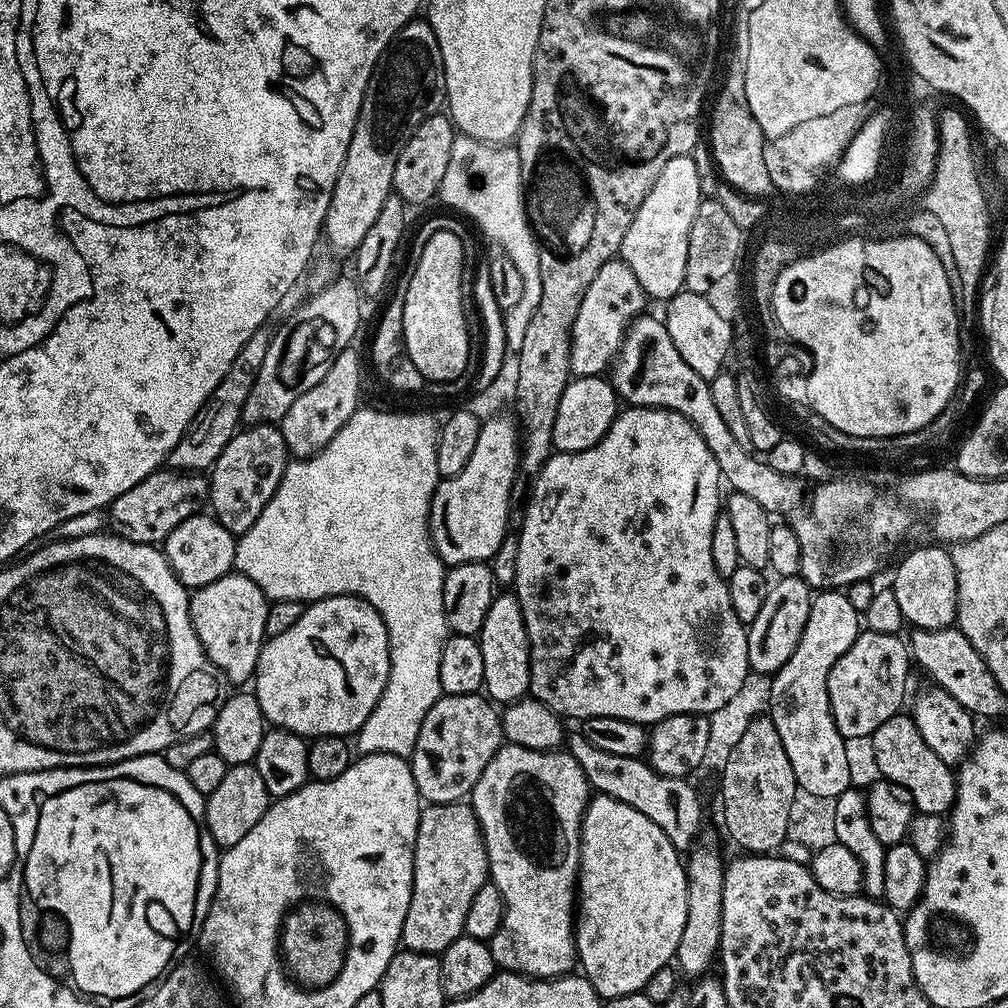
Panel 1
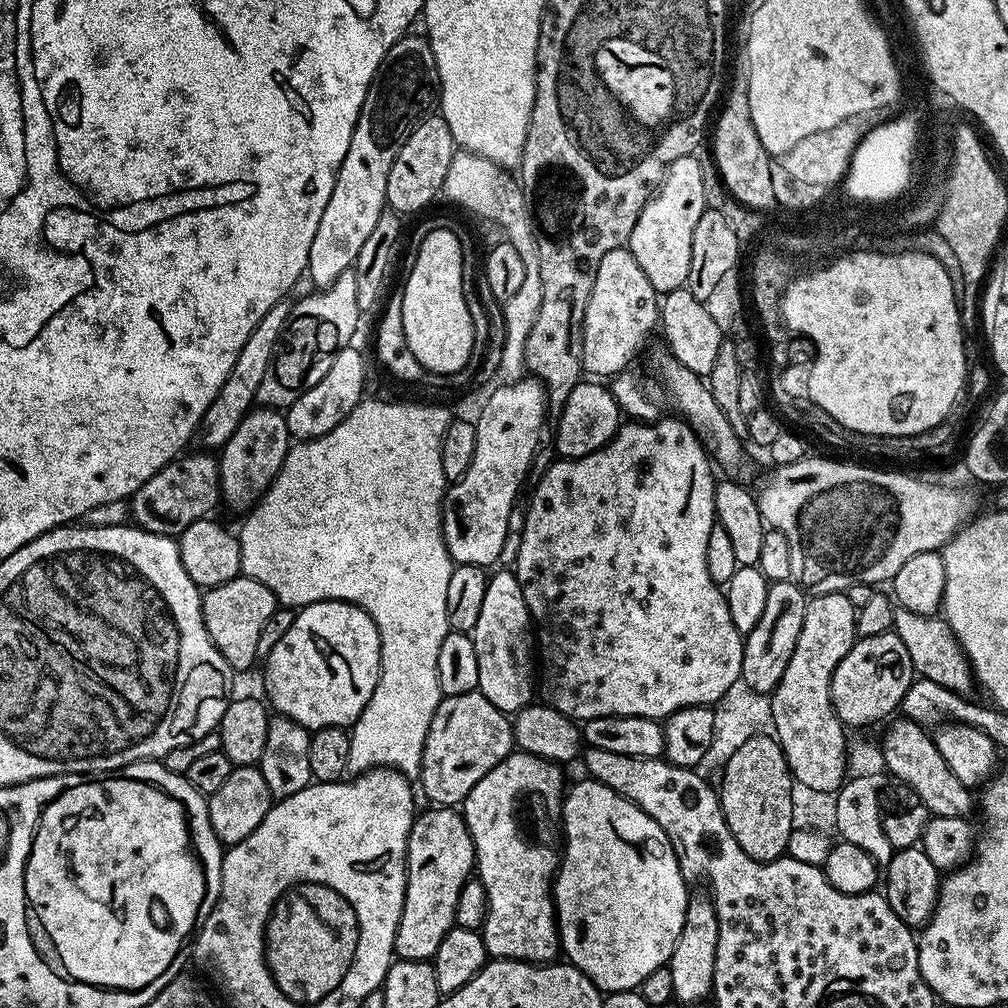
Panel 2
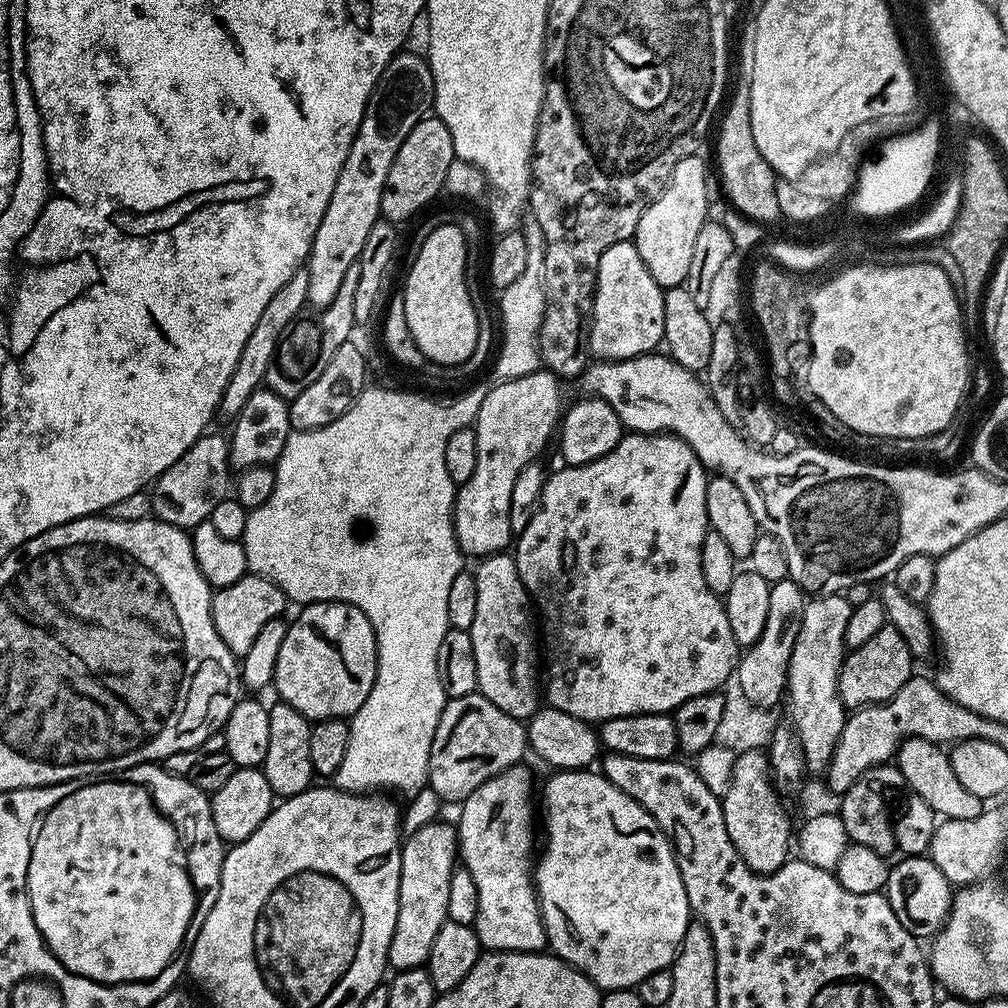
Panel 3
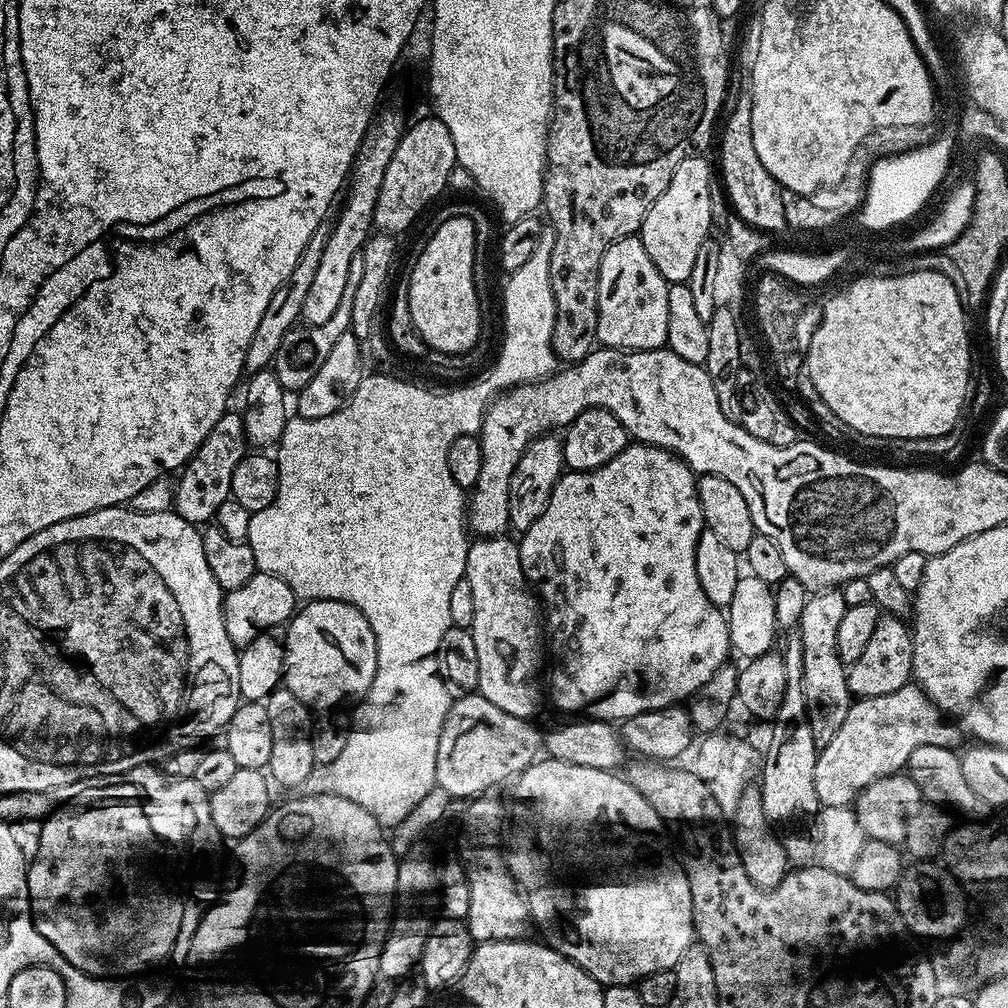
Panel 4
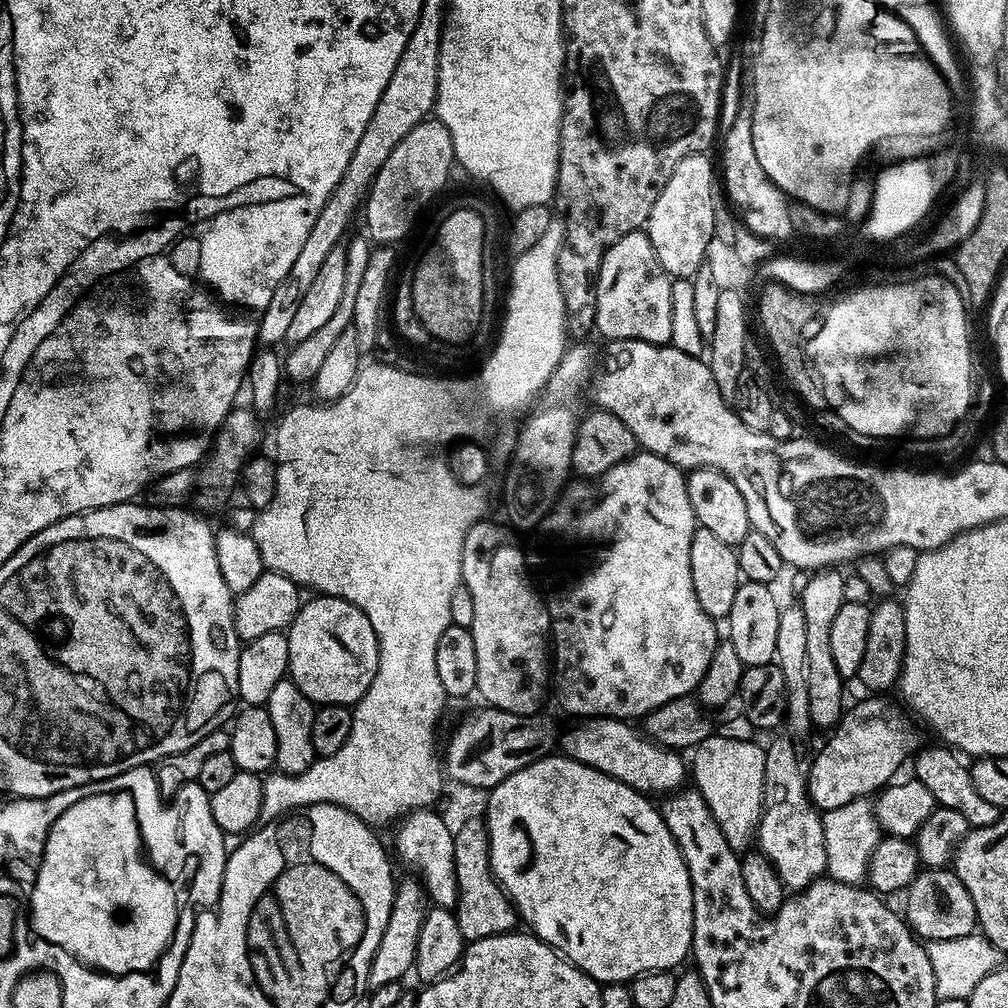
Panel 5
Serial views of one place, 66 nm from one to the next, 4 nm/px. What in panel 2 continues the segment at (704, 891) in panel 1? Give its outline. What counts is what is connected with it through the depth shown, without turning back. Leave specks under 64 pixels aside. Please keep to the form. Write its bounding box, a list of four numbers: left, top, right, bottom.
[666,891,718,1005]

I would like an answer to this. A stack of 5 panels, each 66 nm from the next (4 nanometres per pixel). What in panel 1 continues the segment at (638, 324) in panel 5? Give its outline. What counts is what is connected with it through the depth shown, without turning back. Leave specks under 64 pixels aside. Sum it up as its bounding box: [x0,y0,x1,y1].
[570,260,646,377]

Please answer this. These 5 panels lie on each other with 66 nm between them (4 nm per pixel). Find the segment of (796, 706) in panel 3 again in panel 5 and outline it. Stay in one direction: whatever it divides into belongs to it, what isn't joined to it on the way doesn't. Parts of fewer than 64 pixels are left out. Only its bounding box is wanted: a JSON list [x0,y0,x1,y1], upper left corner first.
[798,570,846,729]

